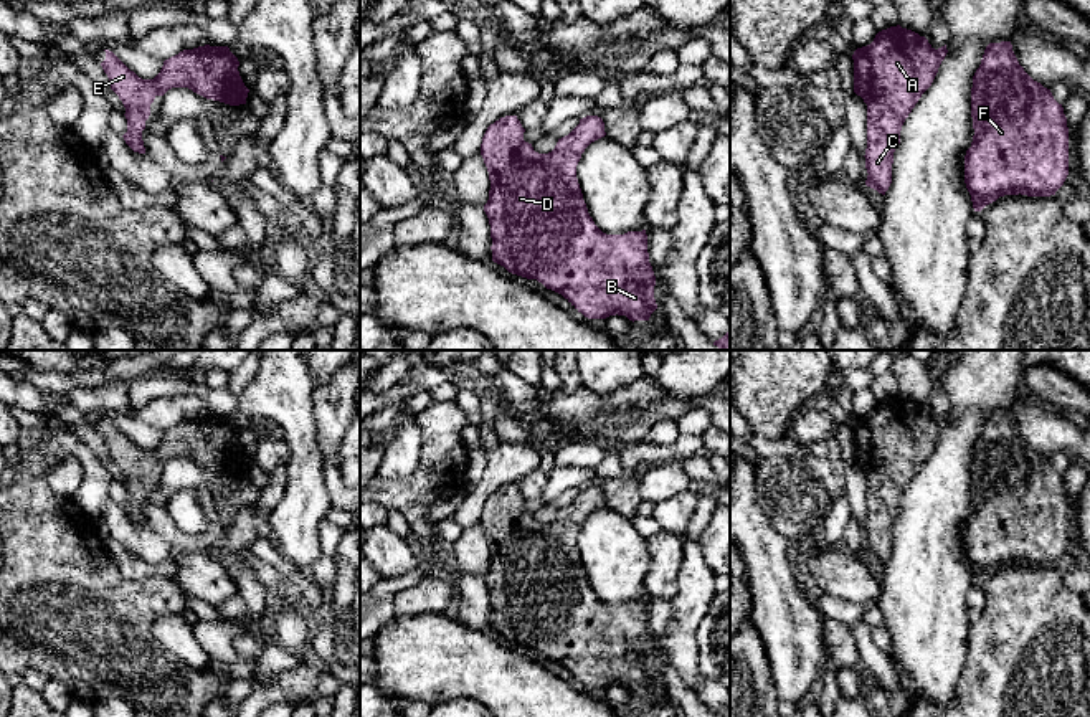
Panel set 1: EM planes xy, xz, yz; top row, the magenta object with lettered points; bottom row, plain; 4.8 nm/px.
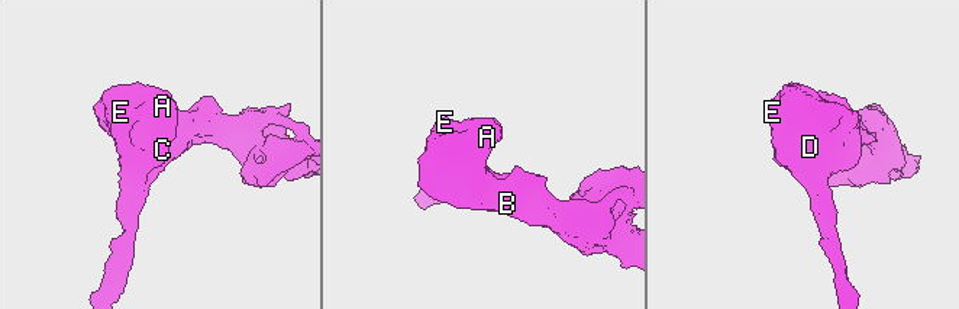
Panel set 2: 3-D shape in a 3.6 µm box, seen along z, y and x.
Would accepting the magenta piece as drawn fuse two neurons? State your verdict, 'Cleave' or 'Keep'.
Keep

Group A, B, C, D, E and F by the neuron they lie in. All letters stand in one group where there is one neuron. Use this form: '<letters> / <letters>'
A B C D E F

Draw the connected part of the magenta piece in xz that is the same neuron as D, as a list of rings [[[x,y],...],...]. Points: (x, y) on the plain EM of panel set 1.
[[[517,486],[490,494],[482,507],[481,525],[489,542],[490,560],[484,582],[490,595],[492,631],[509,643],[537,649],[562,664],[588,689],[626,686],[649,691],[657,679],[656,646],[649,633],[647,605],[628,601],[606,605],[588,583],[576,548],[576,535],[585,519],[606,506],[598,486],[586,486],[548,524],[538,524],[524,510],[525,499]]]

